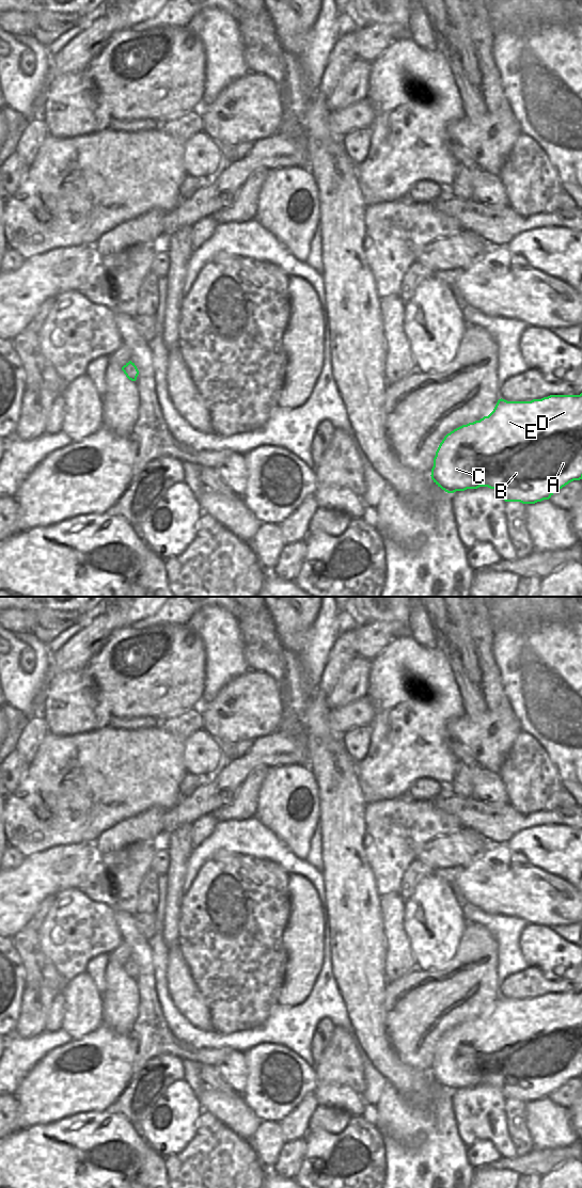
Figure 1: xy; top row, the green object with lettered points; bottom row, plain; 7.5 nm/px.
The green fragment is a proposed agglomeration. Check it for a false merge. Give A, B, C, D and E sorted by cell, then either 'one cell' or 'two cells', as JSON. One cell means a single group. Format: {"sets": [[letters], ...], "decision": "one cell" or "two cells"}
{"sets": [["A", "B", "C", "D", "E"]], "decision": "one cell"}

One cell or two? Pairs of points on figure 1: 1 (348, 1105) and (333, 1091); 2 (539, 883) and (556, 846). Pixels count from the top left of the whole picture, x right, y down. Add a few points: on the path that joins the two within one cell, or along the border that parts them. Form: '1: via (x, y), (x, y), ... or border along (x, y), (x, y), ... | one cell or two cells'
1: via (345, 1102), (336, 1094) | one cell
2: border along (521, 861), (536, 866), (568, 881) | two cells

